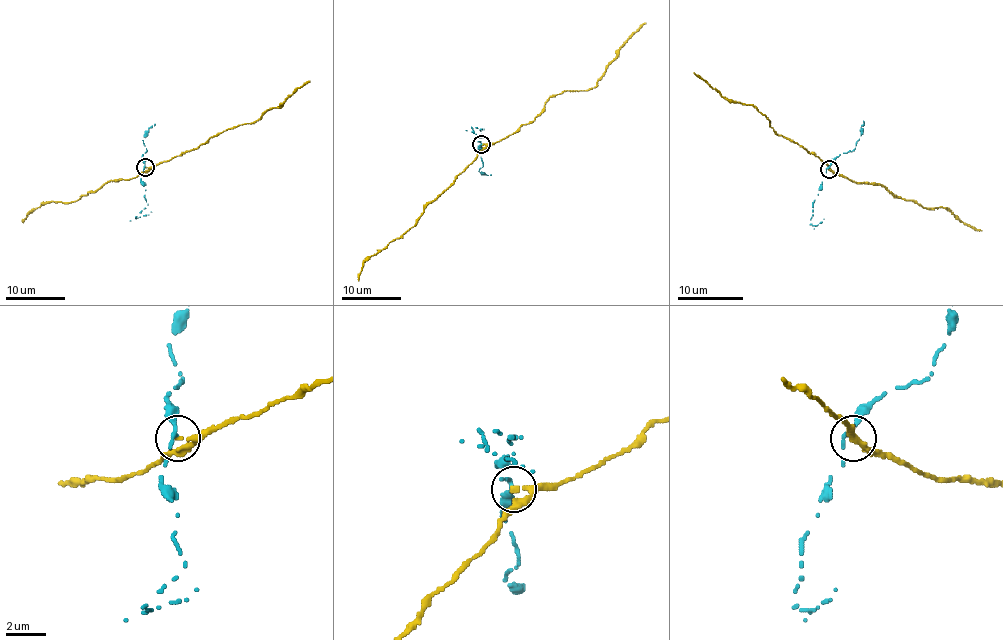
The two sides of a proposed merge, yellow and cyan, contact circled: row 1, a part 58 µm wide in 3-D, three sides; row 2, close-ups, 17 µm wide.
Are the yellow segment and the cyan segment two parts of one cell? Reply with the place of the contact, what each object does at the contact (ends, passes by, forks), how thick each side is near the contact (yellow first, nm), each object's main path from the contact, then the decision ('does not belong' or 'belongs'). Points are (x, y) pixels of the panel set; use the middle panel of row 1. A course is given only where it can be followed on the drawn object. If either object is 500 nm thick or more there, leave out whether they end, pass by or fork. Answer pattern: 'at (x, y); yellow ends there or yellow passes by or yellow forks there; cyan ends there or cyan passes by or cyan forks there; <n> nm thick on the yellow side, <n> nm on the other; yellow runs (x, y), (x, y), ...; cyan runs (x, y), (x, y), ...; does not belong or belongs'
at (481, 144); yellow passes by; cyan ends there; 200 nm thick on the yellow side, 240 nm on the other; yellow runs (481, 144), (493, 144), (529, 123), (550, 97), (591, 89), (616, 51), (646, 23); cyan runs (481, 144), (476, 138), (484, 129), (472, 128), (475, 133), (487, 139); does not belong

